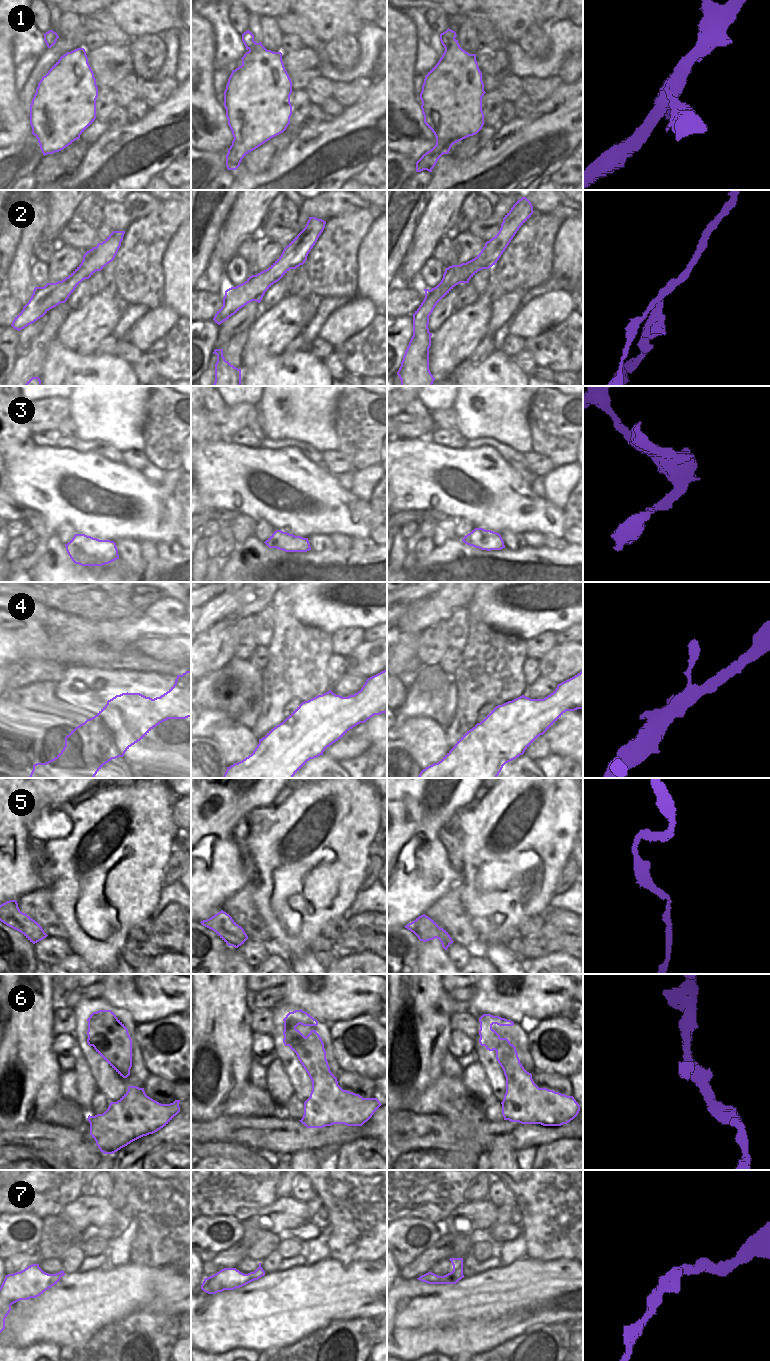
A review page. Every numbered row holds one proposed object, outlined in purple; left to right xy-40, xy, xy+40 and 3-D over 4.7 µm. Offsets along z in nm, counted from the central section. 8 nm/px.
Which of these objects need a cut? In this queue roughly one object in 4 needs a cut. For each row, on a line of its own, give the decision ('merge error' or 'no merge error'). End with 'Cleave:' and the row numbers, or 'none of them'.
1: no merge error
2: merge error
3: no merge error
4: no merge error
5: no merge error
6: no merge error
7: no merge error
Cleave: 2

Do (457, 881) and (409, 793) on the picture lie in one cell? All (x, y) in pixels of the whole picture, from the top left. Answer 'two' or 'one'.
one

